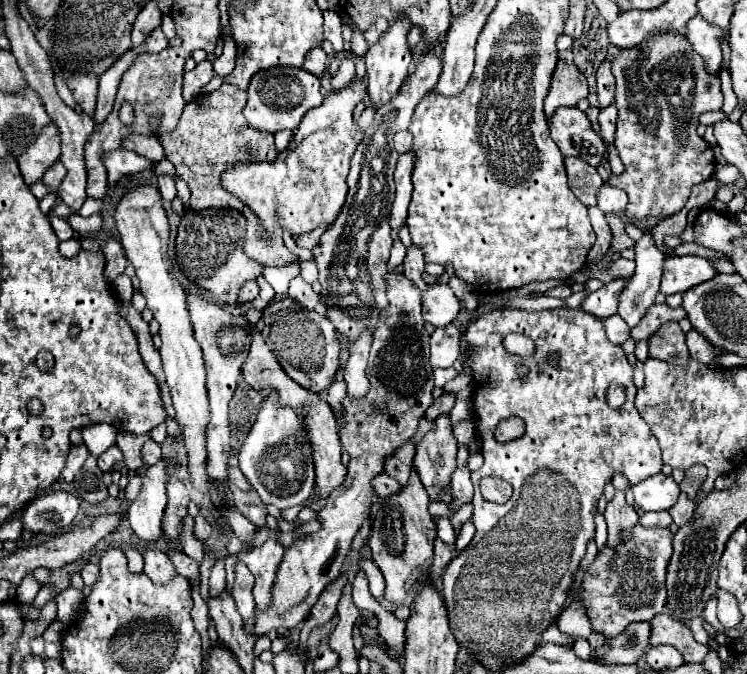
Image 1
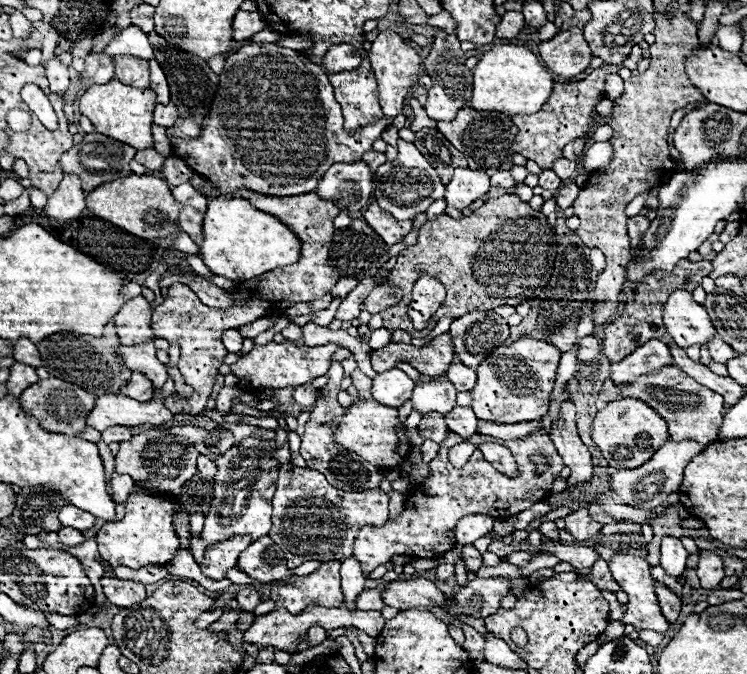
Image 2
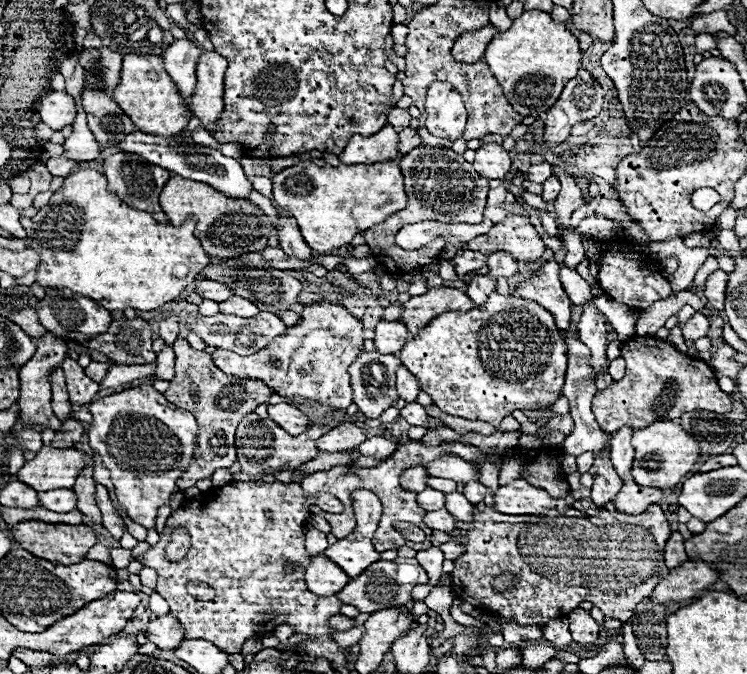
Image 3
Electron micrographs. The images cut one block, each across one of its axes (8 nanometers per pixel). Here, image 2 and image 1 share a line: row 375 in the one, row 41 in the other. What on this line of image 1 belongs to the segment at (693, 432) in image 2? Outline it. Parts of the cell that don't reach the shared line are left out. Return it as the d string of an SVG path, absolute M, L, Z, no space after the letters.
M666 32L644 40L638 48L620 50L612 62L612 74L616 78L616 106L618 106L618 128L616 128L616 150L624 162L624 174L610 176L610 184L622 188L628 194L626 216L642 220L646 216L672 216L678 214L694 184L708 180L714 174L716 160L712 148L696 134L698 116L708 110L722 108L720 78L710 78L704 70L702 58L688 46L684 34Z

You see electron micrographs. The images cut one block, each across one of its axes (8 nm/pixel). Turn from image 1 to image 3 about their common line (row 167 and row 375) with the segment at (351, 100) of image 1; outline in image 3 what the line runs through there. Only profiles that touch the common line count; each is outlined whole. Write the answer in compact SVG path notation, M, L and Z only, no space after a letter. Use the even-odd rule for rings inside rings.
M318 302L304 306L300 324L288 328L272 344L256 352L254 356L240 356L228 350L214 350L214 364L228 376L264 380L276 394L292 400L322 402L334 408L348 408L352 404L352 388L348 366L364 350L362 322L356 320L344 306L332 302ZM274 362L280 362L280 368Z

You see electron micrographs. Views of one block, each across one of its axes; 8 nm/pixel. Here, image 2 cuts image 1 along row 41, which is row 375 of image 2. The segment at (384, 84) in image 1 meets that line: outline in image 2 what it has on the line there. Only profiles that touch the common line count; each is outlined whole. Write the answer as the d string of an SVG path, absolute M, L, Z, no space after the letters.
M392 368L374 378L372 396L376 402L380 402L384 406L400 408L406 400L410 400L414 386L416 386L416 382L412 378L408 378L402 370Z

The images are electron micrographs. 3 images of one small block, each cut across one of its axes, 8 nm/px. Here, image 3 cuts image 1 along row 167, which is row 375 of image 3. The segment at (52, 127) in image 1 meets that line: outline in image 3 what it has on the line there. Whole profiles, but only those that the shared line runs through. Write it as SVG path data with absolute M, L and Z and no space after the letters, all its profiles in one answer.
M44 334L40 338L36 338L36 354L32 356L32 360L28 360L28 364L24 364L20 368L20 398L18 398L18 406L20 406L20 420L24 420L24 426L48 426L56 432L62 430L62 422L54 416L52 408L50 408L50 374L64 362L64 358L68 358L68 346L62 338L56 338L54 334Z

